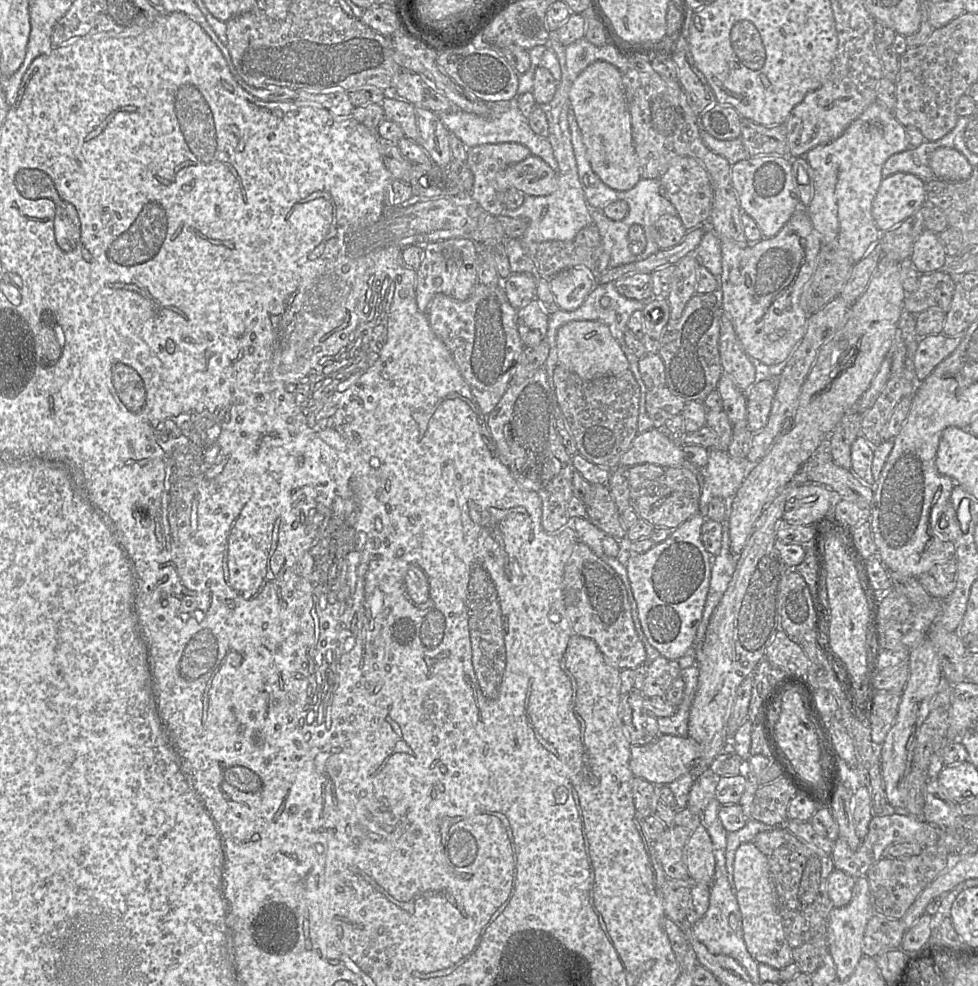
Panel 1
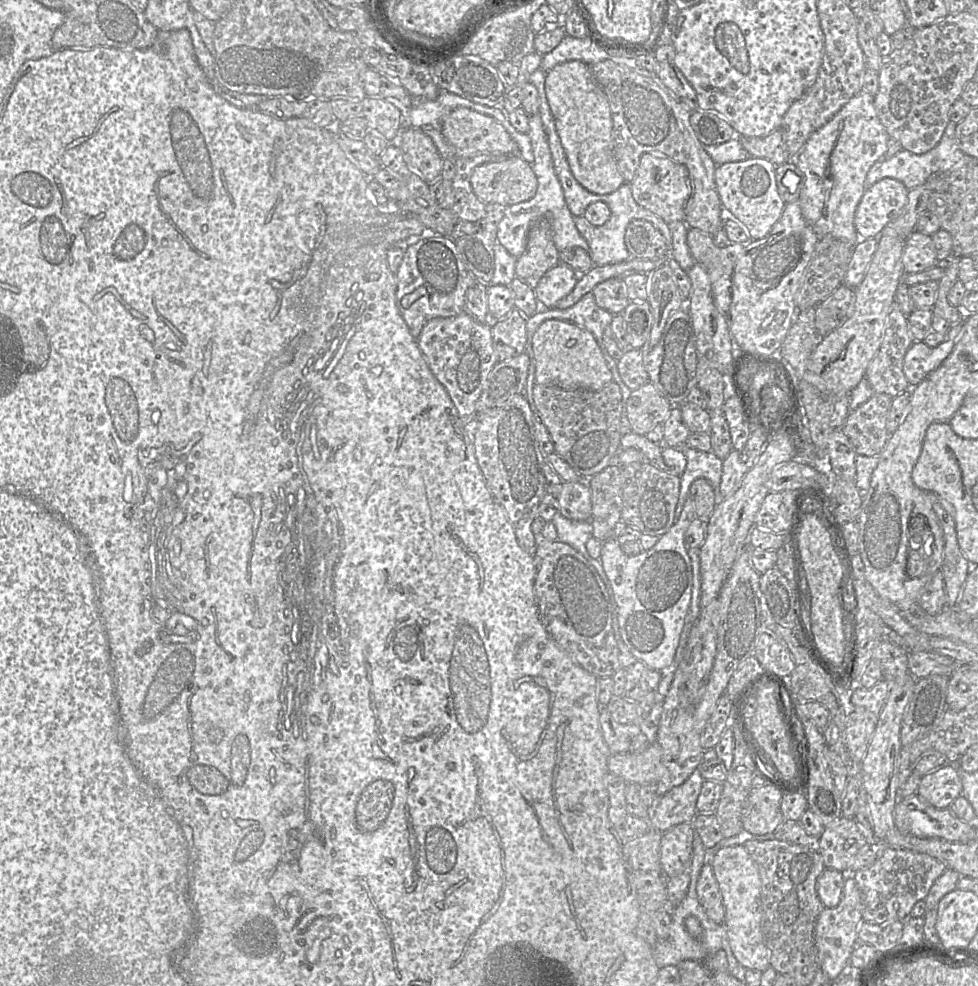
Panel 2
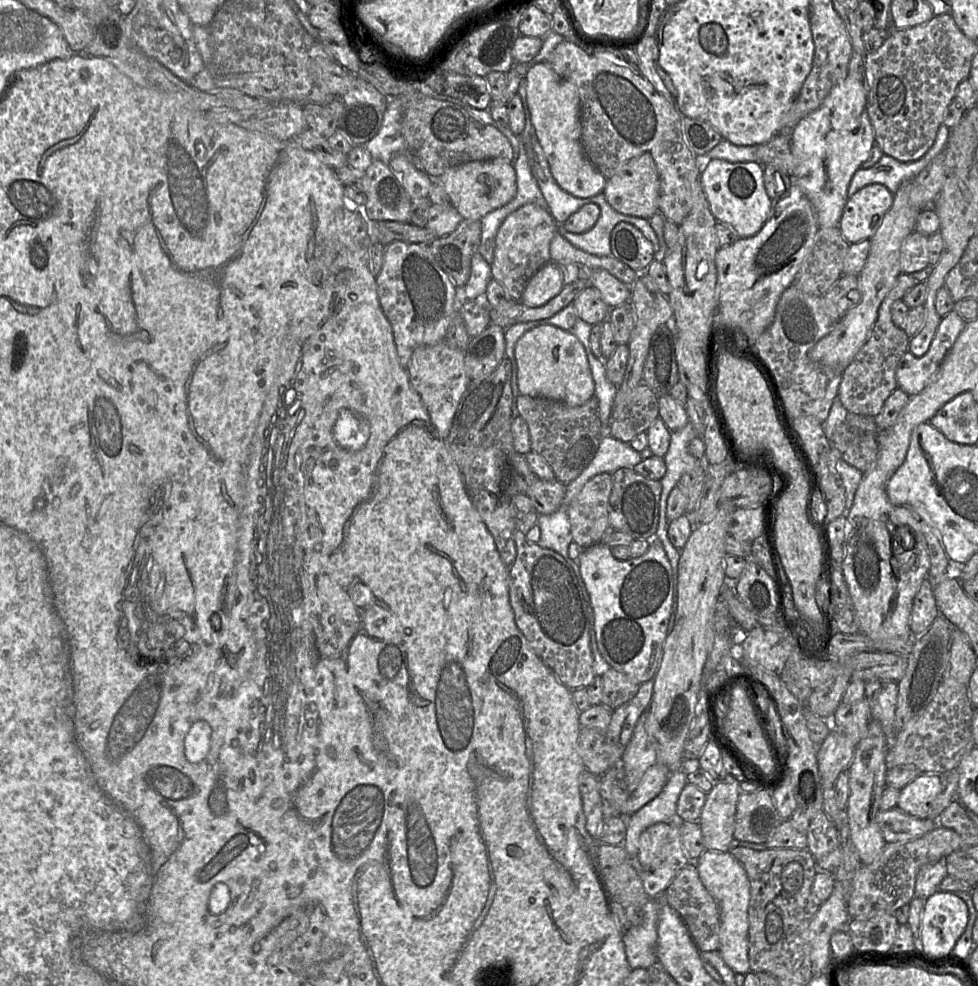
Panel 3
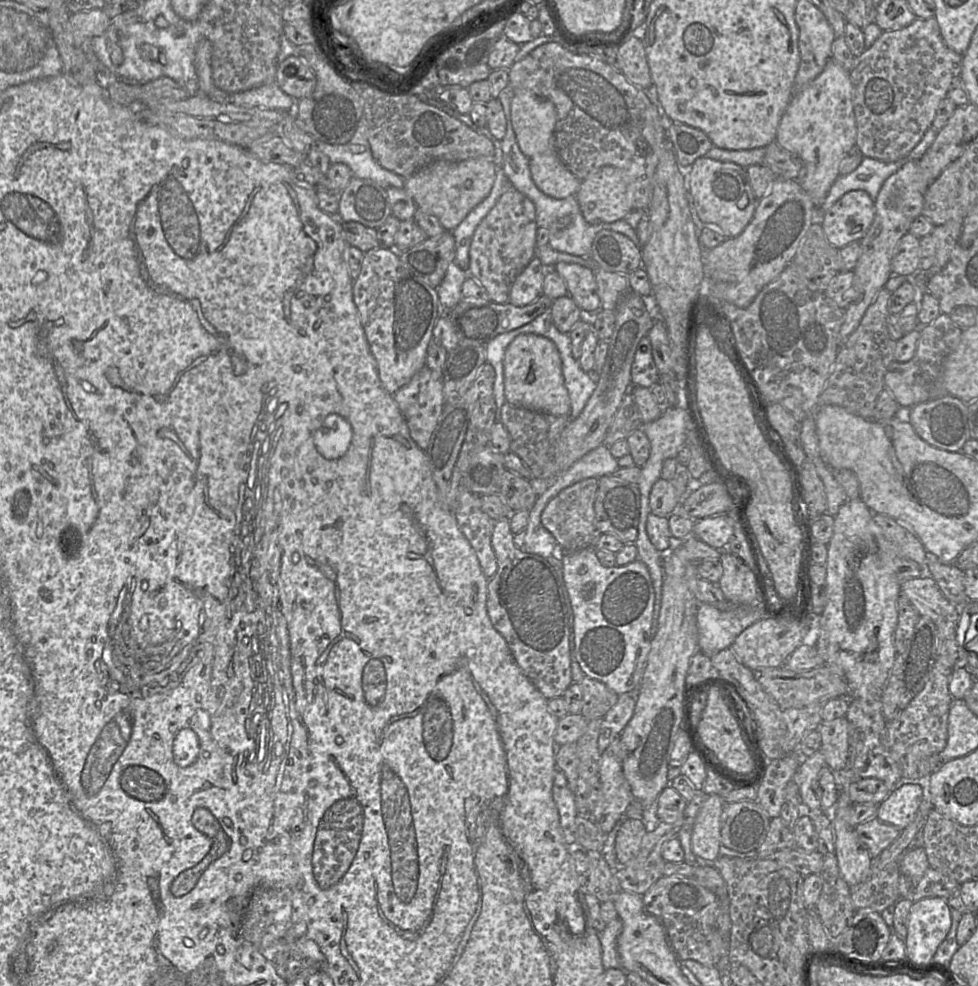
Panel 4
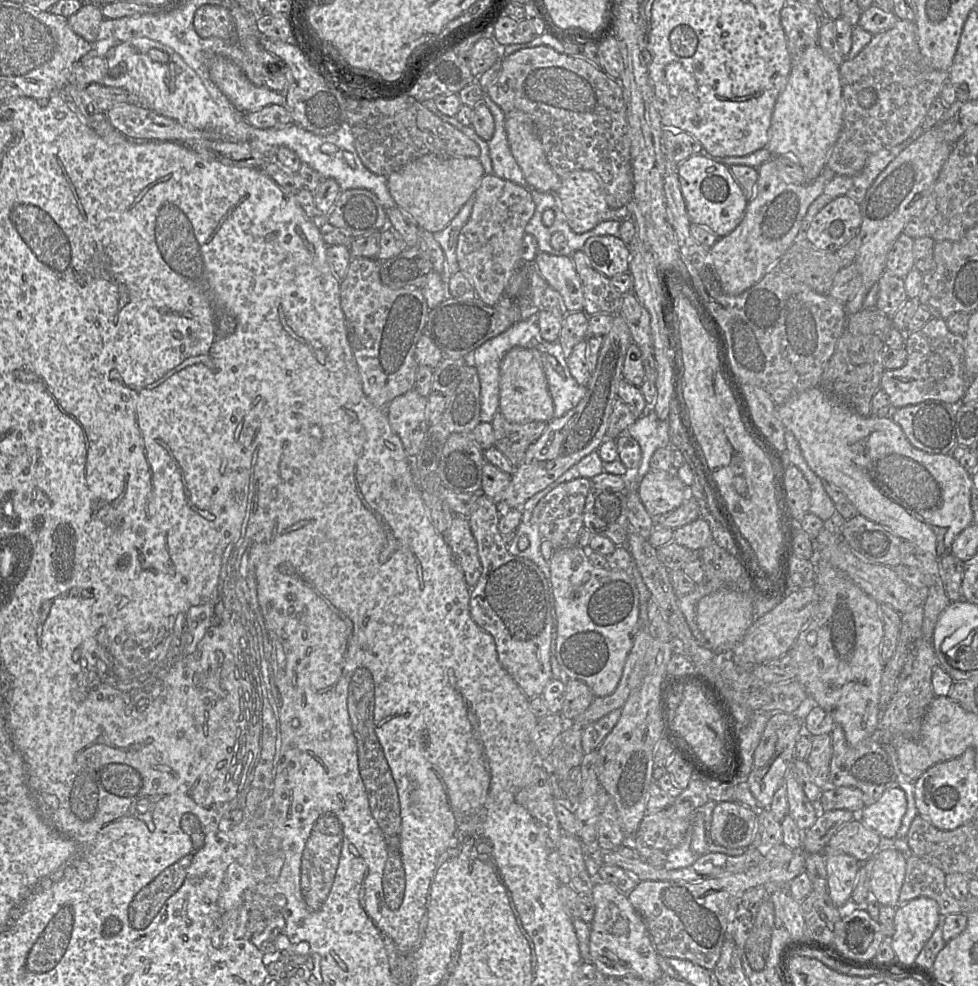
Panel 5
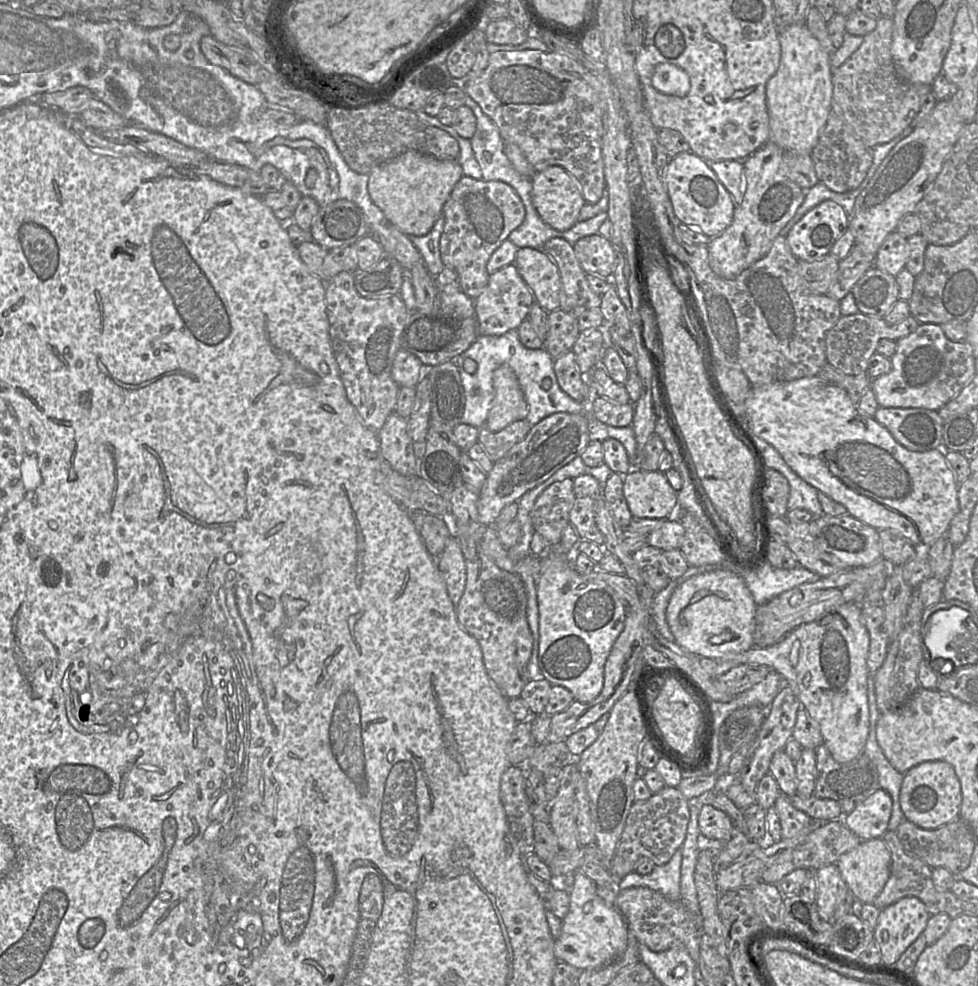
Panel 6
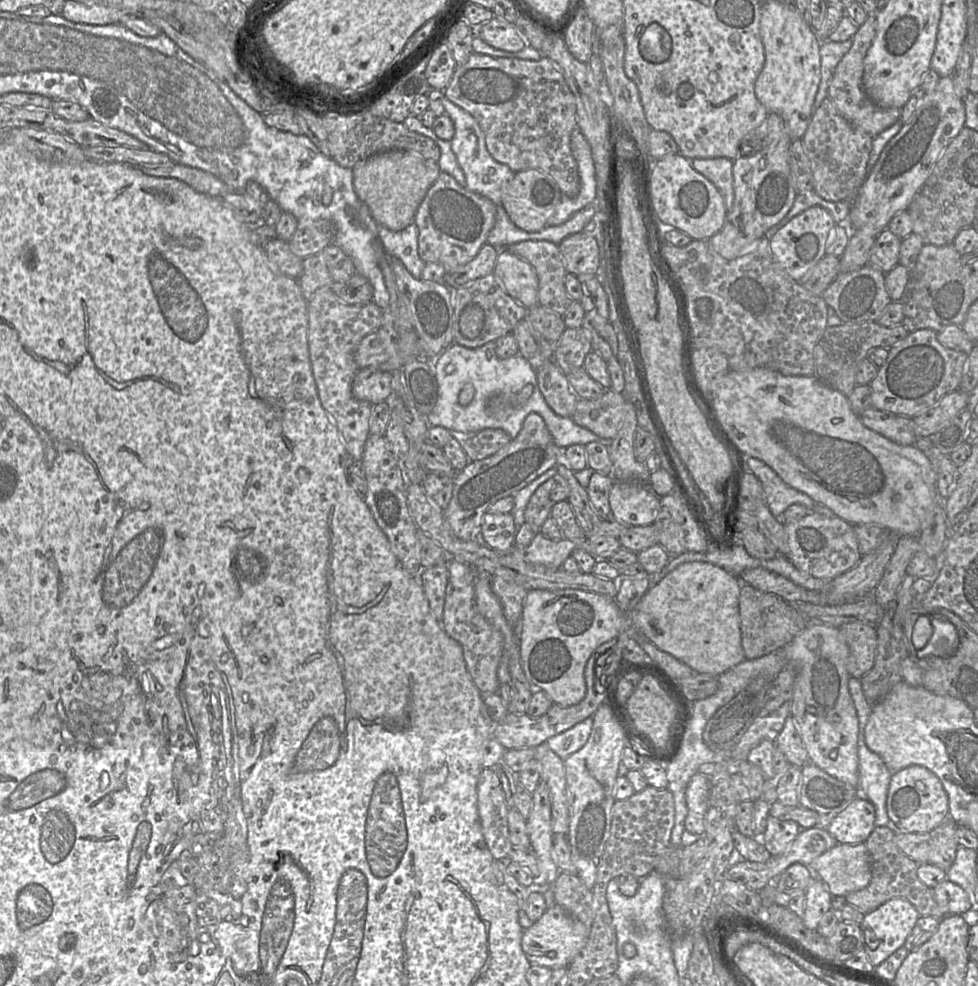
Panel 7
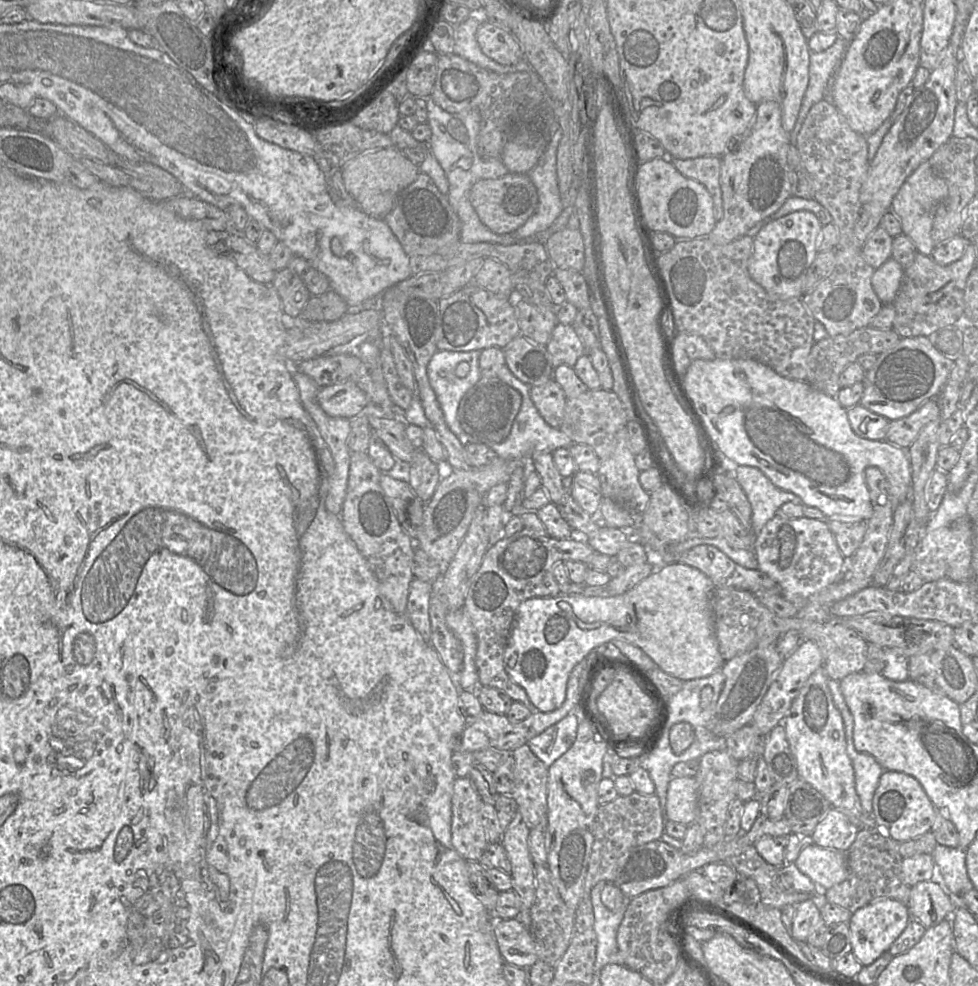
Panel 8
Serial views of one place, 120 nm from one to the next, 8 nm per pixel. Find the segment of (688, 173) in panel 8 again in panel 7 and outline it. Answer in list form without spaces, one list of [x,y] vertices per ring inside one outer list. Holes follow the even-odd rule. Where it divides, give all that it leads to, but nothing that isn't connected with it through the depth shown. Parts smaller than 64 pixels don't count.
[[[728,158],[693,159],[691,165],[715,185],[727,212],[731,211],[734,202],[733,161]]]

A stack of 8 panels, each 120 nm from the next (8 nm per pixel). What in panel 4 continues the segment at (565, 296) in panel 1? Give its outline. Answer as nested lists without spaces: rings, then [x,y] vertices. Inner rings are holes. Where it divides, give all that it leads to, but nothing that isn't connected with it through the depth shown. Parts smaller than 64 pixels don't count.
[[[536,257],[514,280],[508,302],[515,306],[525,306],[543,295],[543,282],[550,267]]]

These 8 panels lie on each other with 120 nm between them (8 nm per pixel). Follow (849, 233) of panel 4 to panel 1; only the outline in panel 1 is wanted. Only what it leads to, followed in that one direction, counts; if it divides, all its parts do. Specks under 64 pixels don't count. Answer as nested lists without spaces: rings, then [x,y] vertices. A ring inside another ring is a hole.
[[[909,173],[883,178],[872,204],[872,216],[884,233],[899,225],[927,203],[926,184]]]

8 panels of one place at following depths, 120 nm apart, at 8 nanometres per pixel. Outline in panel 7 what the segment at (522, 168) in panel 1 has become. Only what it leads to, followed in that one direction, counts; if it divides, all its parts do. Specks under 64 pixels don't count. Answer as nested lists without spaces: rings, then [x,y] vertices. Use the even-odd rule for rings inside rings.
[[[389,150],[372,155],[353,168],[353,187],[358,197],[367,204],[376,222],[393,231],[400,231],[413,224],[415,213],[430,186],[436,181],[441,170],[434,160],[424,158],[420,153],[410,150]]]

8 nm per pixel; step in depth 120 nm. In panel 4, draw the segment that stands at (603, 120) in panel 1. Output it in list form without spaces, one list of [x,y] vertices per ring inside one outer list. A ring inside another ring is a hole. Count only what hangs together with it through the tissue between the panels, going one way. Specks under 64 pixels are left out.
[[[515,90],[510,105],[510,124],[522,153],[529,161],[531,177],[544,194],[562,199],[574,196],[581,180],[561,161],[554,145],[554,129],[557,121],[555,105],[529,90]]]

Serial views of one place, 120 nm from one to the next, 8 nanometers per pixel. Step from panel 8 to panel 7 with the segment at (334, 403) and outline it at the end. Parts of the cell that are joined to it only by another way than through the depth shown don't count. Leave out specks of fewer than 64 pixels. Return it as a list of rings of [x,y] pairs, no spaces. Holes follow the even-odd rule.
[[[380,370],[358,371],[352,383],[352,394],[373,405],[383,403],[393,393],[393,373]]]

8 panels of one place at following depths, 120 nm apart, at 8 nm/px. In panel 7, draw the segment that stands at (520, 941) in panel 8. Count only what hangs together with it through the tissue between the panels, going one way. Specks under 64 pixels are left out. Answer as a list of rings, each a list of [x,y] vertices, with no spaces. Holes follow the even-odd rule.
[[[551,905],[537,921],[524,929],[521,947],[531,966],[566,968],[585,946],[589,932],[588,925],[572,918],[559,905]]]

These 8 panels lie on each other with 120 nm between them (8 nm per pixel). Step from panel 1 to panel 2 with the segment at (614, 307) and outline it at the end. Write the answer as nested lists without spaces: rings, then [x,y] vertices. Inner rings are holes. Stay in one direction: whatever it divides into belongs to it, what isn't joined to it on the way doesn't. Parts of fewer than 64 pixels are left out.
[[[591,292],[566,309],[561,310],[552,307],[540,309],[539,312],[527,320],[528,348],[533,334],[538,327],[547,320],[557,319],[576,324],[592,333],[600,342],[603,331],[610,325],[613,317],[614,315],[597,306]]]

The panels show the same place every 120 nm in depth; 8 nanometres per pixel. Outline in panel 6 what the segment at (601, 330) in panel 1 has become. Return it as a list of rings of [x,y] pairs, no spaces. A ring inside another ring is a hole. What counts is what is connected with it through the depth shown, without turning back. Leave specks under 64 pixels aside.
[[[501,365],[493,372],[495,397],[485,427],[497,432],[509,424],[525,420],[529,407],[515,372],[508,365]]]

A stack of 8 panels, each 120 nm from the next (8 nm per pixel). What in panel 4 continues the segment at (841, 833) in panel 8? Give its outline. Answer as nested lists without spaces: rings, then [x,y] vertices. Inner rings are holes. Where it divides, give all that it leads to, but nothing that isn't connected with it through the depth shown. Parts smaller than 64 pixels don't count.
[[[905,783],[896,786],[891,794],[878,805],[876,818],[904,830],[913,823],[924,797],[924,785]]]

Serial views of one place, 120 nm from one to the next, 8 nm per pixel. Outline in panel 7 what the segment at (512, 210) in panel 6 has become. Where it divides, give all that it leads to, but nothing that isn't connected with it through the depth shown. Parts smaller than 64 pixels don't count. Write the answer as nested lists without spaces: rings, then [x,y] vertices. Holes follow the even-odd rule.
[[[441,172],[414,216],[420,258],[425,263],[443,264],[447,272],[470,262],[487,243],[488,234],[495,225],[497,206],[489,198],[468,190],[452,176]]]

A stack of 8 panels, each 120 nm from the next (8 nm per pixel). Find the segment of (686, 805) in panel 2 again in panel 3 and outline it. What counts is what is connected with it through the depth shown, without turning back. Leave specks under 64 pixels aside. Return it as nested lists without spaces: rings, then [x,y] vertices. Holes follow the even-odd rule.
[[[681,770],[673,771],[662,791],[626,819],[626,836],[622,845],[630,857],[635,856],[640,834],[649,826],[668,821],[680,826],[682,821],[677,818],[676,807],[681,791],[688,784],[687,775]]]

